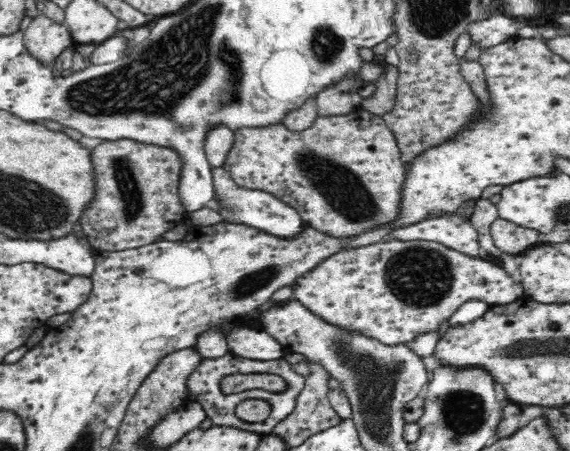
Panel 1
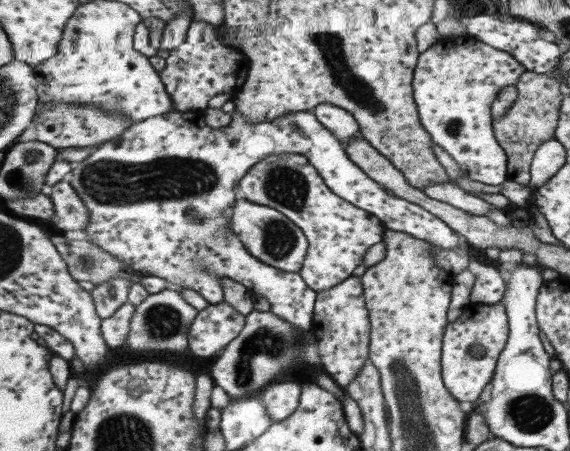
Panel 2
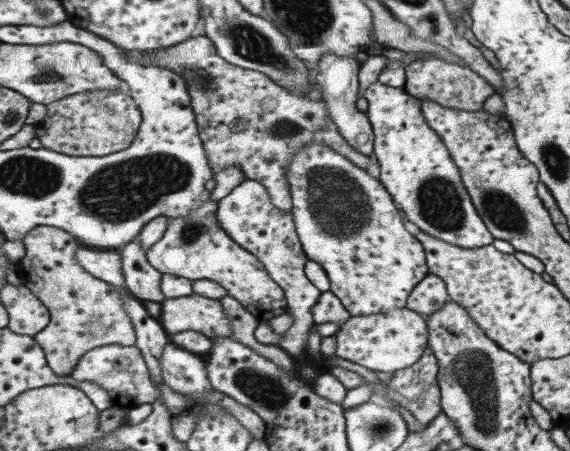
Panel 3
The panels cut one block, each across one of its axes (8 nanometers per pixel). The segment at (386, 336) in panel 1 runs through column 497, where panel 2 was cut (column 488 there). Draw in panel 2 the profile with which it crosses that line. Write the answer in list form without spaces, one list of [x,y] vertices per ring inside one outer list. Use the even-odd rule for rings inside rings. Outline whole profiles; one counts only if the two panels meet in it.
[[[476,251],[471,254],[467,270],[476,277],[476,284],[471,293],[472,303],[493,305],[501,302],[505,292],[505,282],[497,270],[496,263],[489,263]]]

